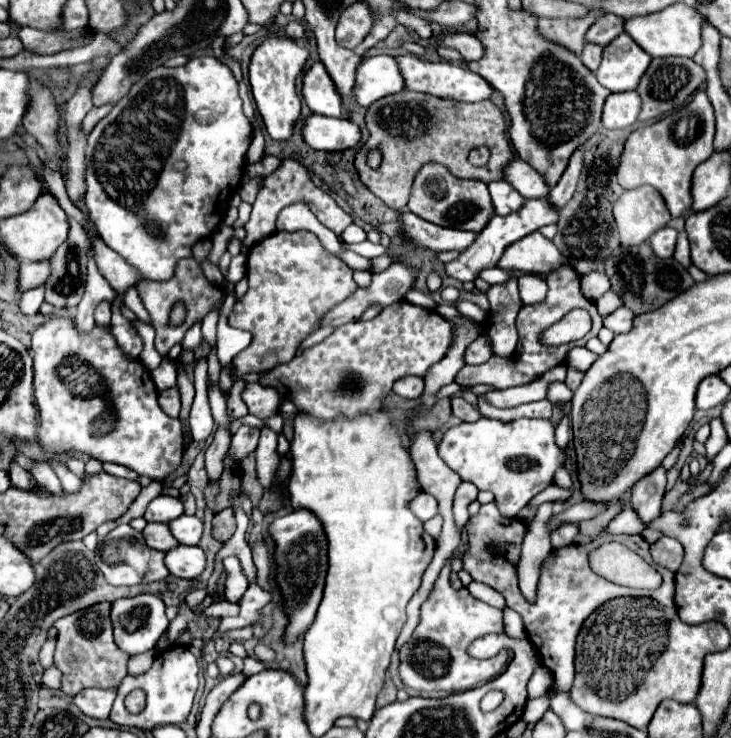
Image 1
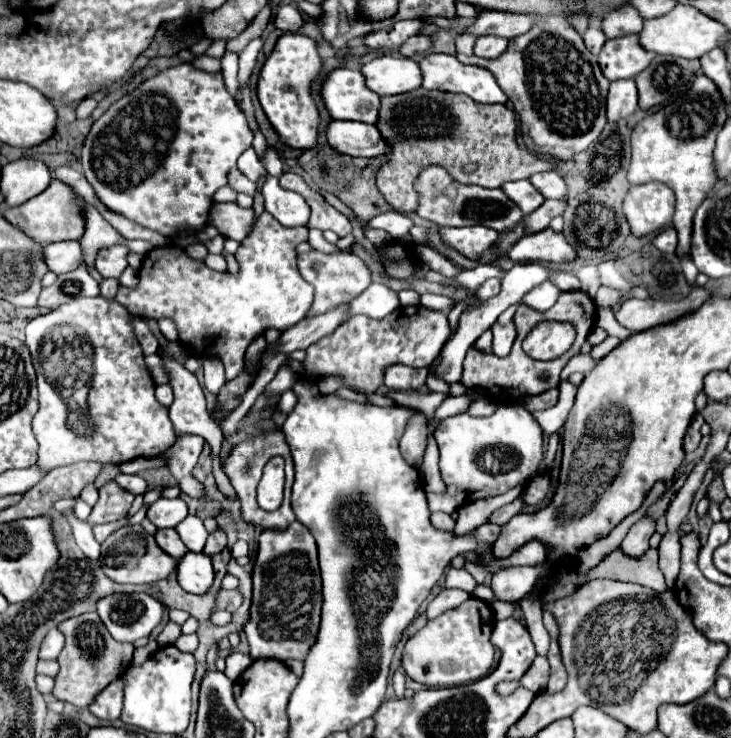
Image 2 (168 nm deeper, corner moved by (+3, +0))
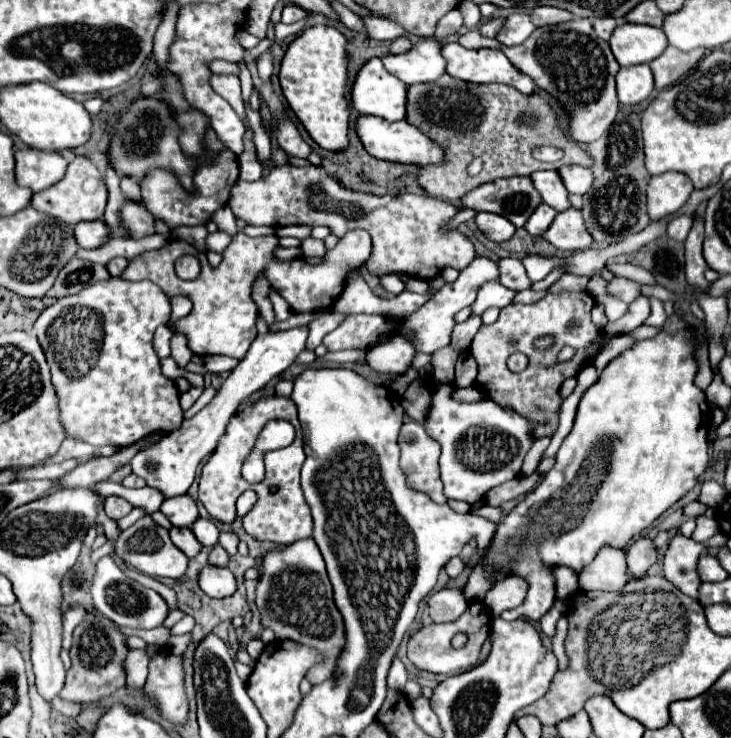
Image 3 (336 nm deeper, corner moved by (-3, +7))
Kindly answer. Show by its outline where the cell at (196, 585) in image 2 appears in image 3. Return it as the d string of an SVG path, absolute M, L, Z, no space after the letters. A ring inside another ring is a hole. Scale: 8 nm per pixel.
M214 565L204 567L198 575L198 585L210 597L228 597L236 591L236 579L228 567L224 569L216 569Z

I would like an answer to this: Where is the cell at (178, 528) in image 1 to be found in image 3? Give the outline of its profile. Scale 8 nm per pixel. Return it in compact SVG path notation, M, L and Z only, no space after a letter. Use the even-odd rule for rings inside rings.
M198 517L196 523L192 525L192 533L196 535L196 539L202 543L202 545L216 545L218 543L218 527L214 525L214 521L210 519L202 519Z

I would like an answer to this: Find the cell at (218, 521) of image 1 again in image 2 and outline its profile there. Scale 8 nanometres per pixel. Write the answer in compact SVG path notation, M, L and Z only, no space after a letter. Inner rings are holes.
M216 530L208 536L208 542L204 546L204 554L214 556L214 554L220 554L224 548L226 548L226 534L222 530Z

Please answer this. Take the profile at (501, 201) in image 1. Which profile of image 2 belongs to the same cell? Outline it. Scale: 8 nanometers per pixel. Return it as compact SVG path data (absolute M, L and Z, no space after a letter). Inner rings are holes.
M516 180L516 182L506 182L502 186L502 190L510 196L510 200L514 200L524 214L534 212L546 198L532 186L530 180Z

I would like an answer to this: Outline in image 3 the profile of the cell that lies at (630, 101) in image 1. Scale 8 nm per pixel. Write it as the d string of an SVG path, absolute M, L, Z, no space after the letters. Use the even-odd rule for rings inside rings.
M648 65L624 67L616 75L618 101L622 105L634 105L644 101L654 91L654 79Z

